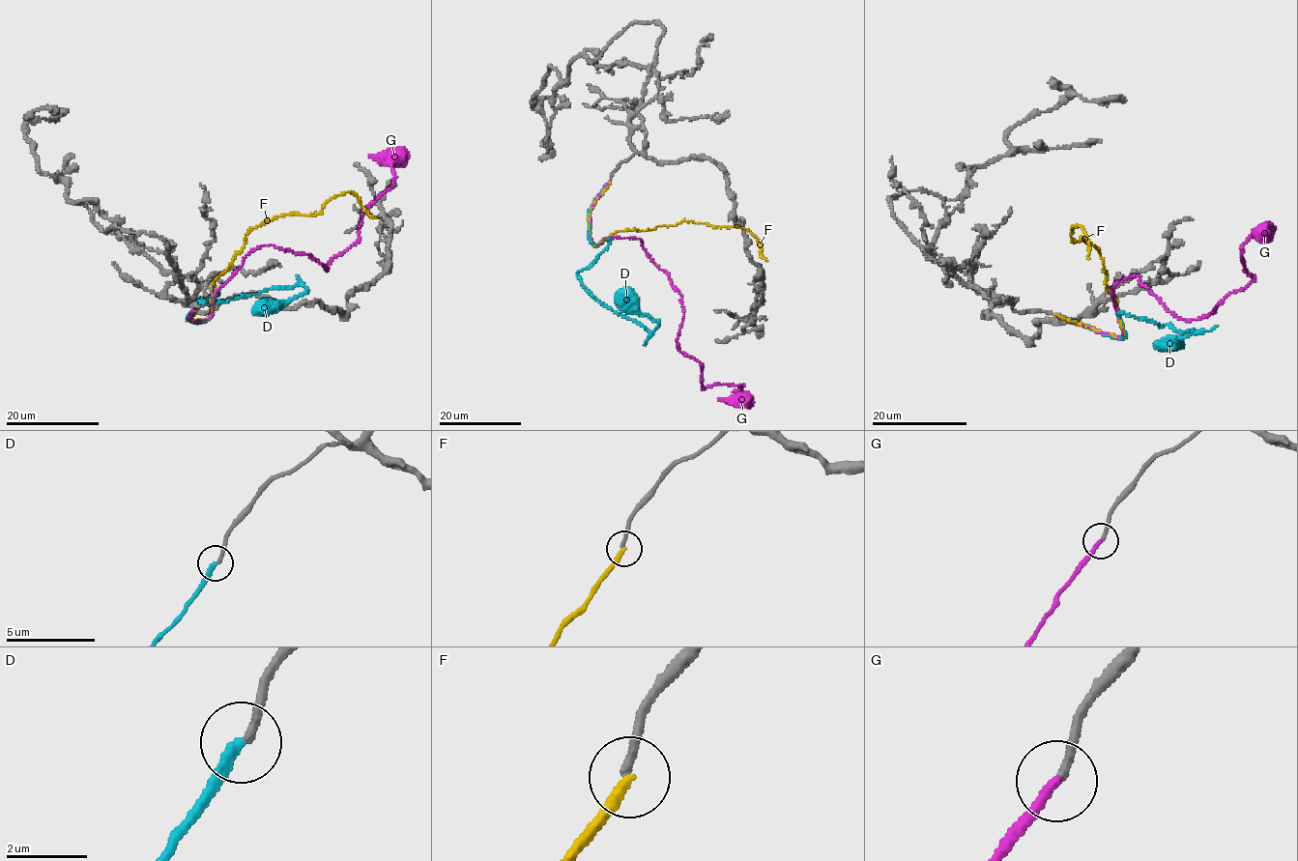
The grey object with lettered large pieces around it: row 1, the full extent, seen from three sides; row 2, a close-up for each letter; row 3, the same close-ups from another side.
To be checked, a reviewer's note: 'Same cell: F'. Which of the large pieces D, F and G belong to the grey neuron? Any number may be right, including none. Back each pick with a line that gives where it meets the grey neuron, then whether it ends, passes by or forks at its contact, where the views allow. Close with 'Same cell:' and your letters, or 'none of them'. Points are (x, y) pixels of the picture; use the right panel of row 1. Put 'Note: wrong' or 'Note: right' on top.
Note: wrong
G: (1053, 313) | it ends
Same cell: G

